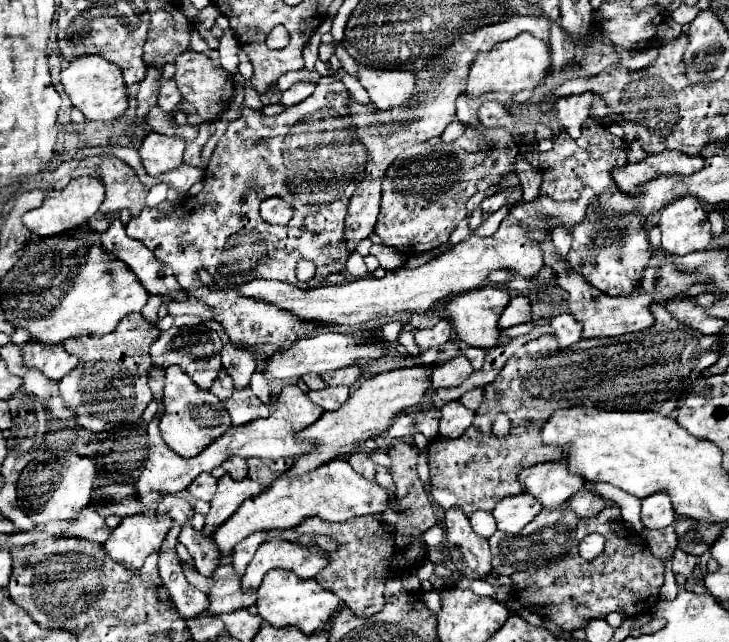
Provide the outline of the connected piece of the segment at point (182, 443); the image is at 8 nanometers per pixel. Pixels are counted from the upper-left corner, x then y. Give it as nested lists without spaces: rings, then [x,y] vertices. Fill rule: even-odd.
[[[166,368],[166,388],[164,388],[164,416],[160,420],[160,430],[164,442],[184,458],[198,456],[206,446],[230,430],[230,416],[224,404],[208,390],[198,388],[180,368]]]

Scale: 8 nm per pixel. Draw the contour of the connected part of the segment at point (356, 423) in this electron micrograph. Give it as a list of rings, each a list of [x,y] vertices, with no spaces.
[[[416,364],[412,368],[404,370],[390,370],[384,374],[376,374],[370,380],[364,380],[364,384],[350,394],[350,398],[334,412],[324,412],[322,418],[308,426],[304,432],[300,432],[302,440],[316,440],[318,446],[310,454],[300,456],[294,466],[284,472],[282,476],[300,476],[306,472],[316,470],[318,466],[326,464],[332,458],[344,456],[344,454],[354,454],[360,448],[360,442],[366,442],[368,438],[380,436],[386,432],[392,424],[392,418],[408,408],[418,406],[424,400],[426,390],[430,388],[430,376],[432,376],[432,366],[428,364]]]

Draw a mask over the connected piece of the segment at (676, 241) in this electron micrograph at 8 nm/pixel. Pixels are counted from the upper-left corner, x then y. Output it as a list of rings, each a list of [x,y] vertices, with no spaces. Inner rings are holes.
[[[684,196],[662,208],[658,228],[662,230],[662,250],[670,254],[708,250],[712,240],[708,214],[694,196]]]

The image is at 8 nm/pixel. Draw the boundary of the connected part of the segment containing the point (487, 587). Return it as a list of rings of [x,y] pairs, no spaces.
[[[458,580],[456,582],[456,586],[460,586],[460,588],[468,588],[468,590],[474,590],[476,594],[482,594],[482,596],[496,596],[496,588],[492,586],[492,584],[488,584],[488,582],[484,582],[484,580],[480,580],[480,582],[476,582],[476,580]]]

